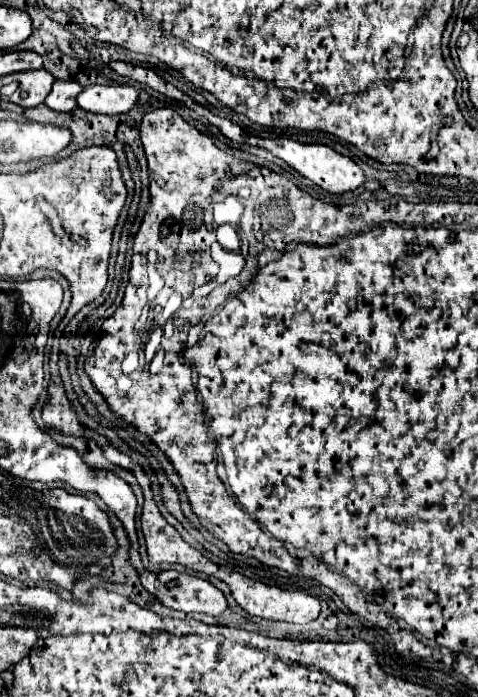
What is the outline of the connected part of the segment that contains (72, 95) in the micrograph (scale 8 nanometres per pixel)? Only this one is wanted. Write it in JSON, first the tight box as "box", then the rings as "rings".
{"box":[44,80,82,112],"rings":[[[56,80],[52,84],[52,90],[48,94],[48,98],[44,100],[44,104],[56,112],[70,112],[76,108],[76,96],[80,94],[82,86],[78,82],[64,82],[64,80]]]}

